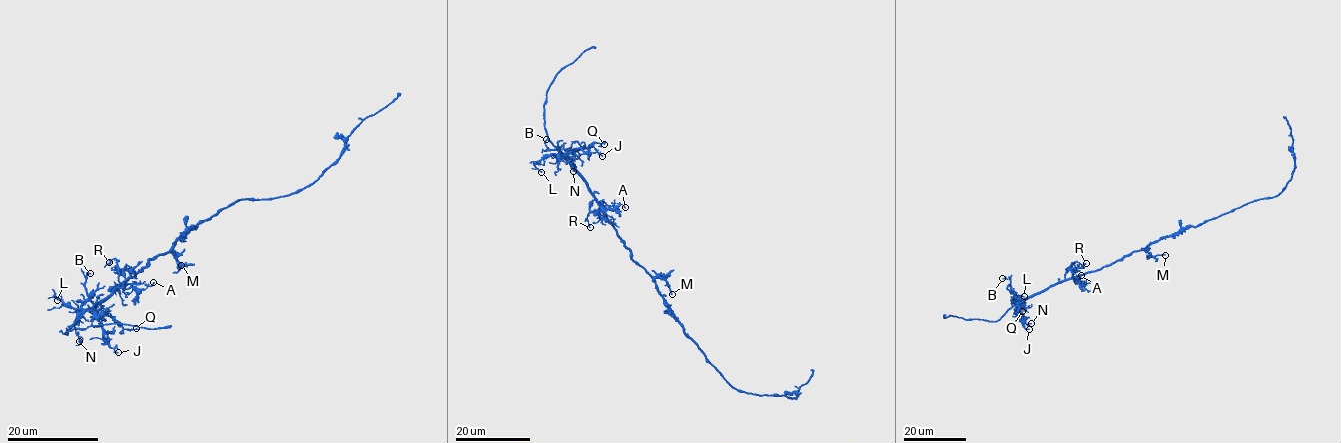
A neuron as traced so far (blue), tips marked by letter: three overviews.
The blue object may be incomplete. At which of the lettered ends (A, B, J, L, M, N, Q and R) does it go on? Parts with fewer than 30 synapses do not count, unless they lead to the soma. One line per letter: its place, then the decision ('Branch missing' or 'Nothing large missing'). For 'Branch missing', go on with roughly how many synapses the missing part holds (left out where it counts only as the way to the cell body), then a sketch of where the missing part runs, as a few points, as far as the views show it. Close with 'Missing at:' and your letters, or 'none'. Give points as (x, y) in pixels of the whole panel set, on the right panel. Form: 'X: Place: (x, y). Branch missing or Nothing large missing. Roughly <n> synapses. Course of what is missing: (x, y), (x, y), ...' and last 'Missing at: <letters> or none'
A: Place: (1081, 275). Nothing large missing
B: Place: (1002, 278). Nothing large missing
J: Place: (1029, 329). Nothing large missing
L: Place: (1024, 296). Nothing large missing
M: Place: (1165, 255). Nothing large missing
N: Place: (1031, 323). Nothing large missing
Q: Place: (1022, 311). Nothing large missing
R: Place: (1086, 263). Nothing large missing
Missing at: none

